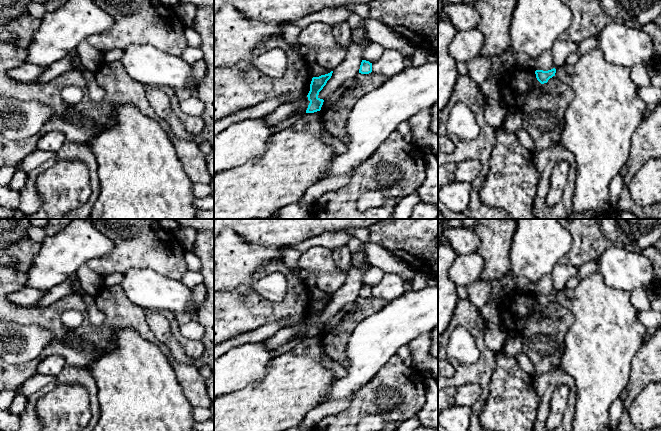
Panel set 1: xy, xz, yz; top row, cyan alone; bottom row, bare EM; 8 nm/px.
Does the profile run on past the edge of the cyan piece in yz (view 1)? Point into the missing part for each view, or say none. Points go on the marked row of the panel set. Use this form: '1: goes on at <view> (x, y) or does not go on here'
1: does not go on here

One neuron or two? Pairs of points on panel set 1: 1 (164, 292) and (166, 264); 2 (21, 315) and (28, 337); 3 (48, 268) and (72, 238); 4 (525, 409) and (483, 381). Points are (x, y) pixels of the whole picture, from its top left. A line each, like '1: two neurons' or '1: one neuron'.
1: two neurons
2: two neurons
3: one neuron
4: two neurons

